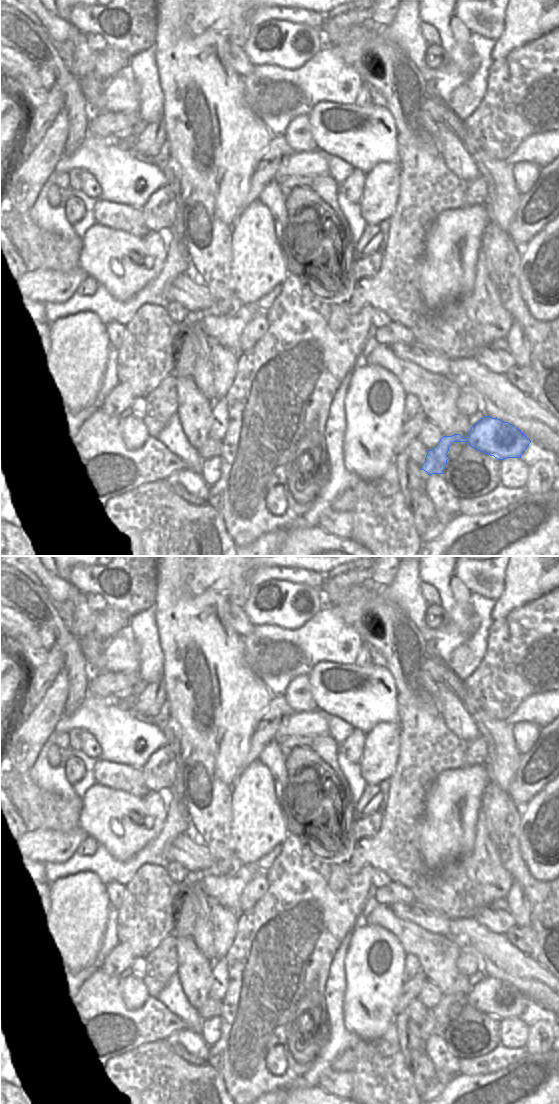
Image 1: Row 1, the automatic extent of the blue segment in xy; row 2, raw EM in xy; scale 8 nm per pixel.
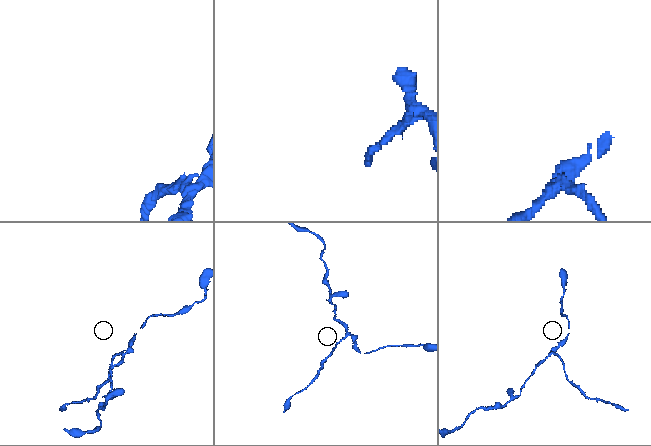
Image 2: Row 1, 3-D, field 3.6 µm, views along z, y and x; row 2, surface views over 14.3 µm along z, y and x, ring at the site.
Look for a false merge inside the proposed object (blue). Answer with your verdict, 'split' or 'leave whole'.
split

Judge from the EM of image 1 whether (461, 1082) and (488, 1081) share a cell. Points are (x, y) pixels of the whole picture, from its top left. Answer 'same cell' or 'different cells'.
same cell

